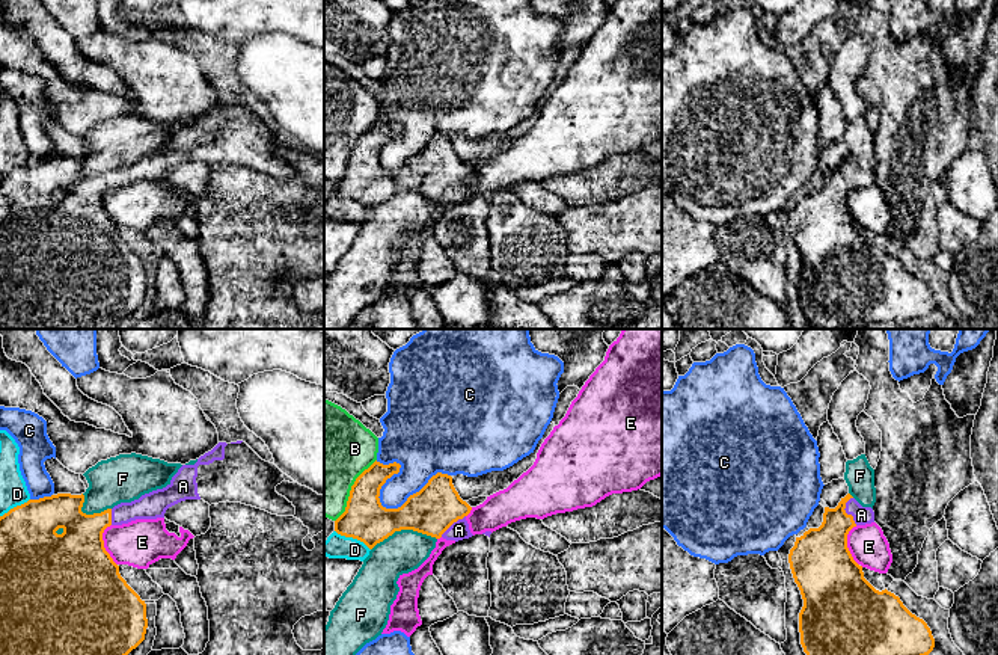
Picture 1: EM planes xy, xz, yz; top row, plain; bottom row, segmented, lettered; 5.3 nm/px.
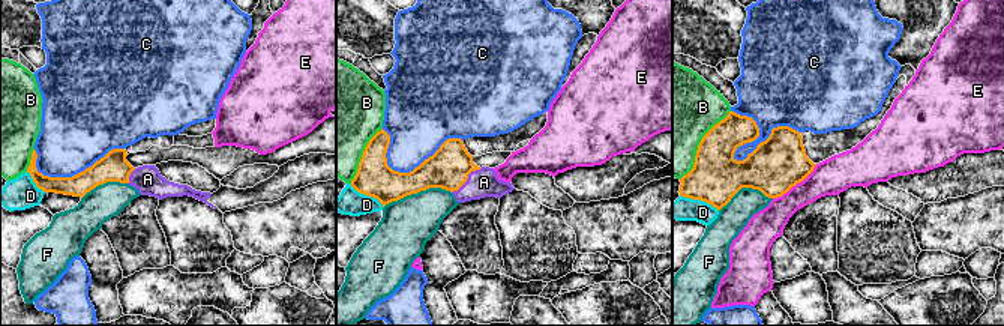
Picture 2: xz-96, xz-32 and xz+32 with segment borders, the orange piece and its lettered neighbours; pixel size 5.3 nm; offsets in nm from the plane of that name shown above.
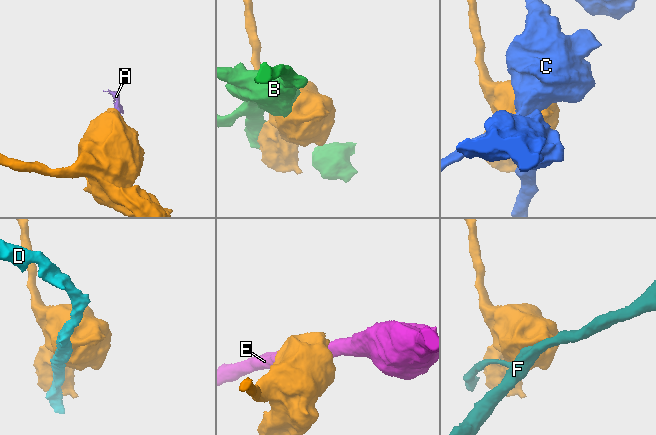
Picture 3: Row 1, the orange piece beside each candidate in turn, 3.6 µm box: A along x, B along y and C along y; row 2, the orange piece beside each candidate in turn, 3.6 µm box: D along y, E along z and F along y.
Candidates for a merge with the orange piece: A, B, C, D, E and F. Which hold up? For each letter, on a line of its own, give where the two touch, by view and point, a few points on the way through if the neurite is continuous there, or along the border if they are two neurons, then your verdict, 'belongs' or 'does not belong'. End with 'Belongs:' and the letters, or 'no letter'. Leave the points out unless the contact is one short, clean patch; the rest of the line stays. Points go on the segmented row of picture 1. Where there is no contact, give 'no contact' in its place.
A: yz (844, 512) | across yz (822, 553), (844, 512), (861, 515) | belongs
B: xz (350, 491) | does not belong
C: xz (413, 494) | does not belong
D: xz (353, 538) | does not belong
E: xy (103, 545) | does not belong
F: xz (403, 528) | does not belong
Belongs: A

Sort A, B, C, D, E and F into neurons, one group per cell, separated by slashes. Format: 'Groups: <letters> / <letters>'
Groups: A / B / C / D / E / F

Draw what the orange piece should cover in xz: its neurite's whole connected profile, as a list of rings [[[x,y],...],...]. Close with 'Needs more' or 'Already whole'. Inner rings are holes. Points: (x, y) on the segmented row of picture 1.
[[[374,462],[354,481],[345,512],[335,521],[335,531],[363,542],[369,549],[395,531],[413,530],[436,539],[463,540],[473,534],[466,516],[472,507],[463,501],[452,477],[437,472],[398,509],[380,503],[380,489],[401,465]]]. Needs more

